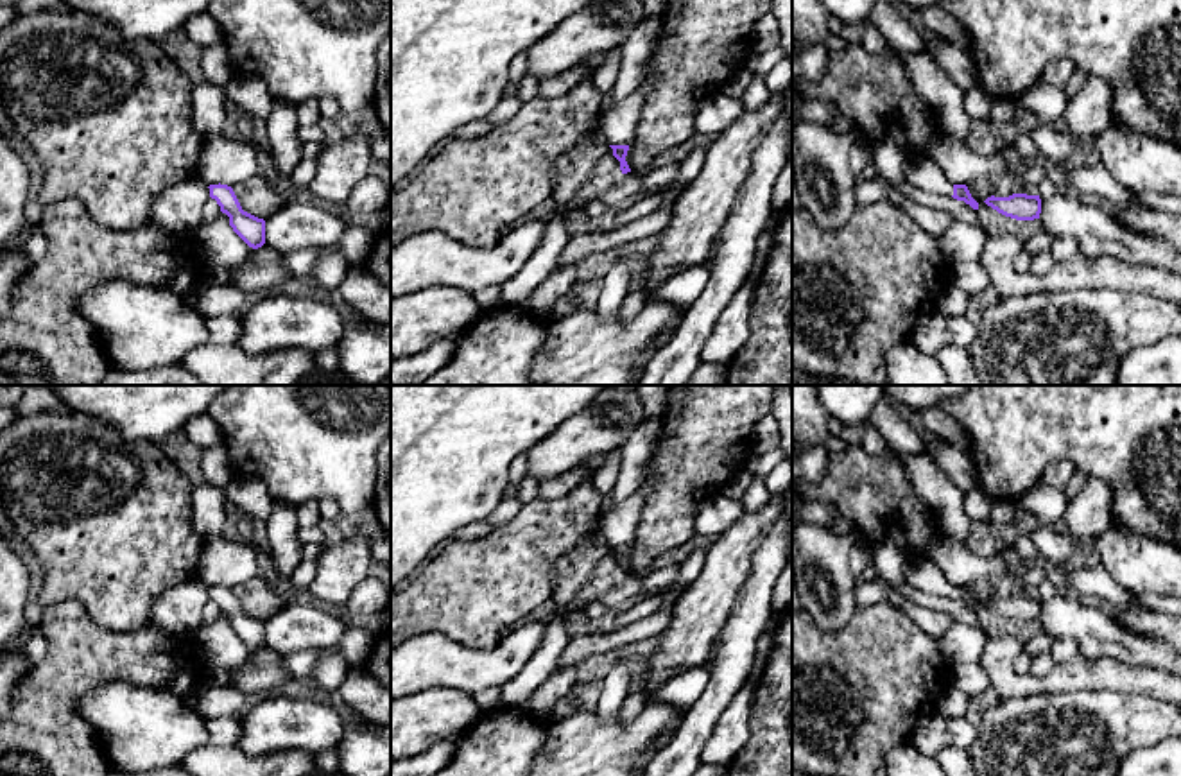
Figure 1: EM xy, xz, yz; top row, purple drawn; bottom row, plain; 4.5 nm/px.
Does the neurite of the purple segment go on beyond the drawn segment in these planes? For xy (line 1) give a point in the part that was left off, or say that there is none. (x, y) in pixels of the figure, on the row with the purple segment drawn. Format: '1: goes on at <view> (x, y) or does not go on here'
1: does not go on here

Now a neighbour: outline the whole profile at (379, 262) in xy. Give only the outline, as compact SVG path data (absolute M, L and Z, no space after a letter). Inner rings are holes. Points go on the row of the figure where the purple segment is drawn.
M391 228L384 235L375 233L375 242L362 267L380 283L391 285Z

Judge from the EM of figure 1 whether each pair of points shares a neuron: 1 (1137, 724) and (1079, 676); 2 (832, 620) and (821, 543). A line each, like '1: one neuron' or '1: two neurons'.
1: two neurons
2: one neuron

